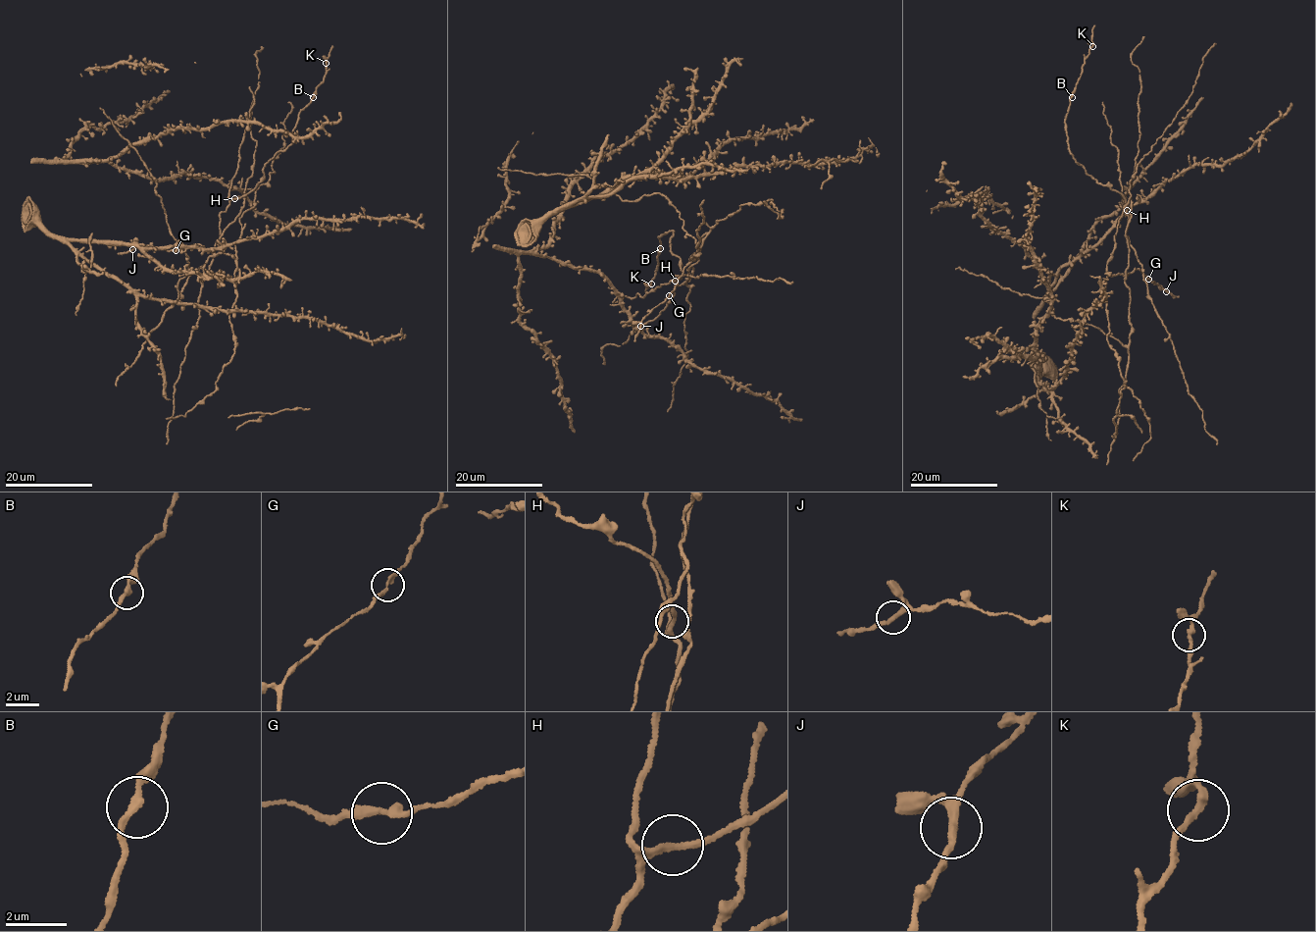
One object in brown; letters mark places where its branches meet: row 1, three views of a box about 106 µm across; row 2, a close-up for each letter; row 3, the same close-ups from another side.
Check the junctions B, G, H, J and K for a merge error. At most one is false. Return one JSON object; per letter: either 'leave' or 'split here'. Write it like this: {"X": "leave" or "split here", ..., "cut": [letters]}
{"B": "leave", "G": "leave", "H": "leave", "J": "leave", "K": "leave", "cut": []}

